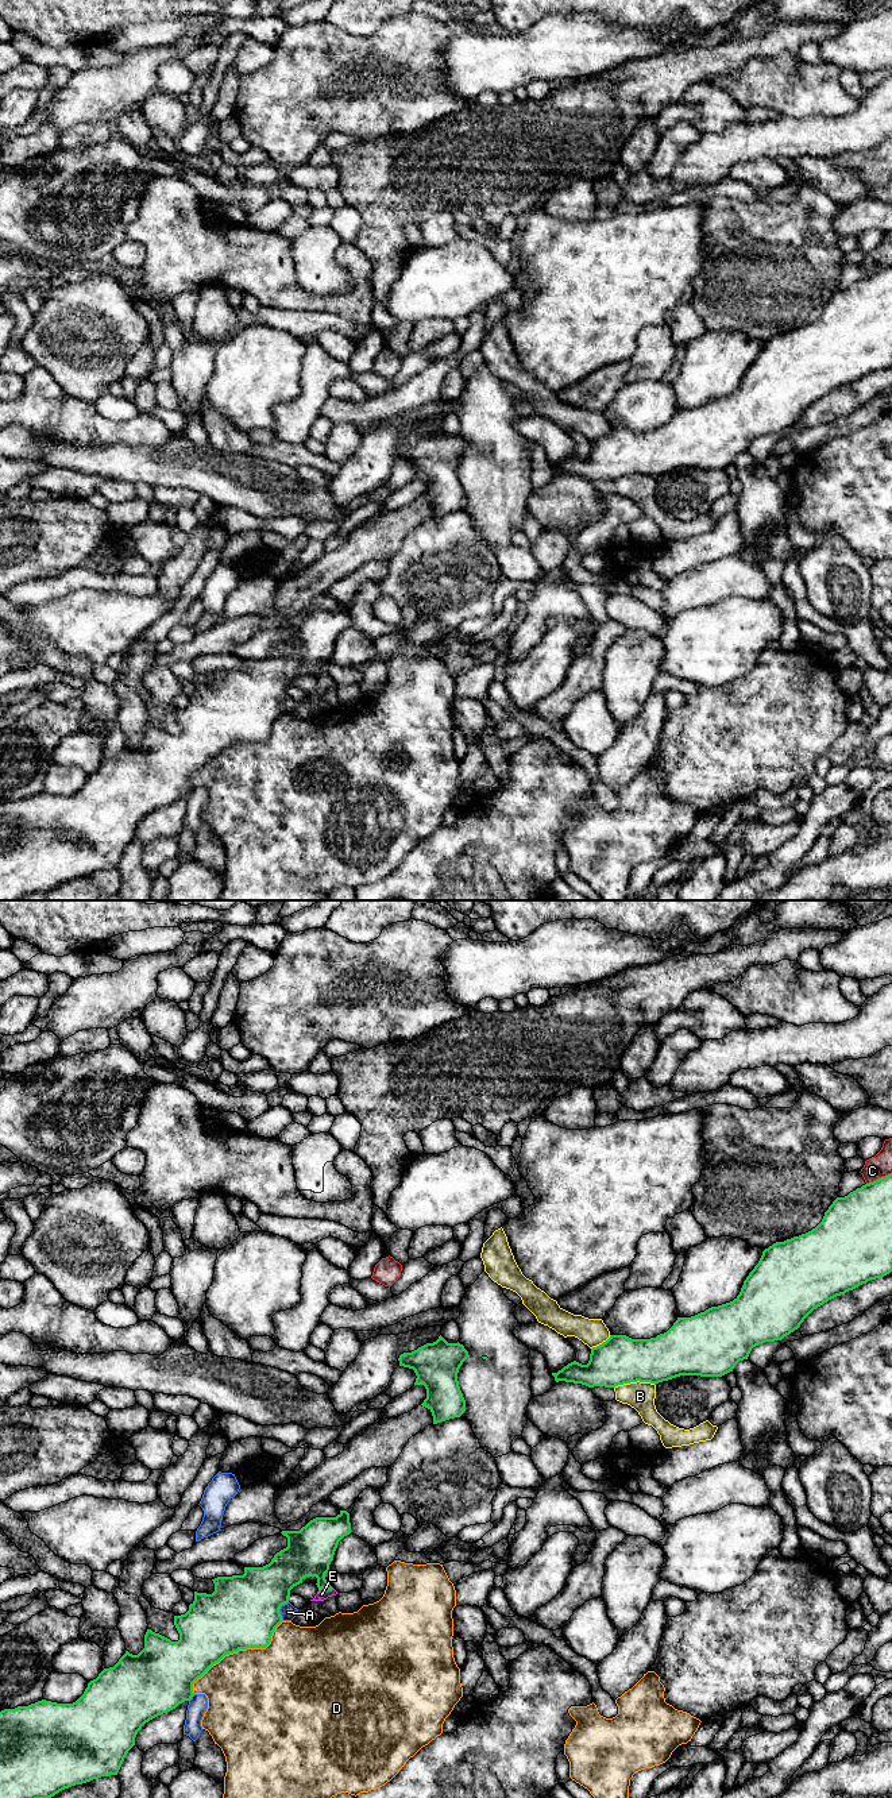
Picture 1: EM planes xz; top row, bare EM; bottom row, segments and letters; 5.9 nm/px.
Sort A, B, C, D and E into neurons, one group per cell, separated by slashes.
A / B / C / D / E

